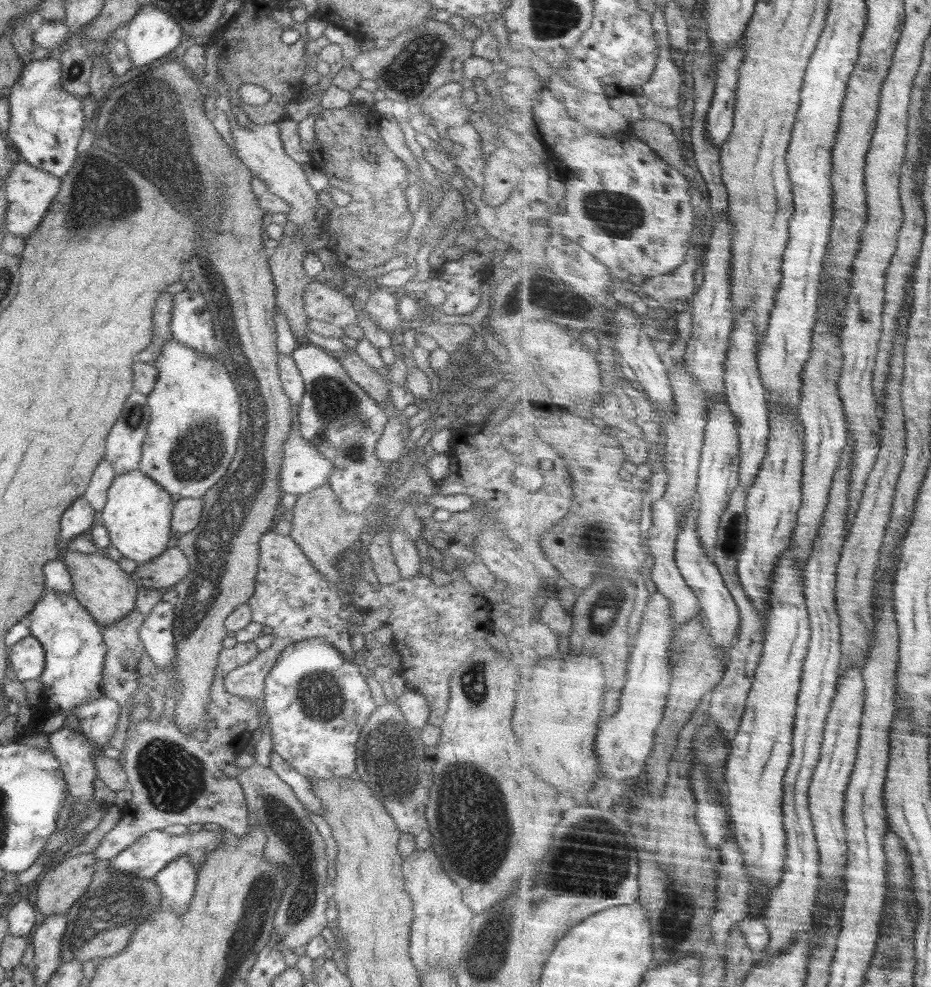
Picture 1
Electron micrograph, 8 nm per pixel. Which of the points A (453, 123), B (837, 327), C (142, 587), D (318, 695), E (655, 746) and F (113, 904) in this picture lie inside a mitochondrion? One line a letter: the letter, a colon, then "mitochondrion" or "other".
A: other
B: other
C: other
D: mitochondrion
E: other
F: mitochondrion

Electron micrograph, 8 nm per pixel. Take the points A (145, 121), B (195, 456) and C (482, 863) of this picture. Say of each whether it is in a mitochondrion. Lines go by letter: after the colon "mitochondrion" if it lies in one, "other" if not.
A: mitochondrion
B: mitochondrion
C: mitochondrion

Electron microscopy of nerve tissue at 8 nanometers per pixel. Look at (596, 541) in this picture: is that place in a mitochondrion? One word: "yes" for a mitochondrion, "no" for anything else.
yes

